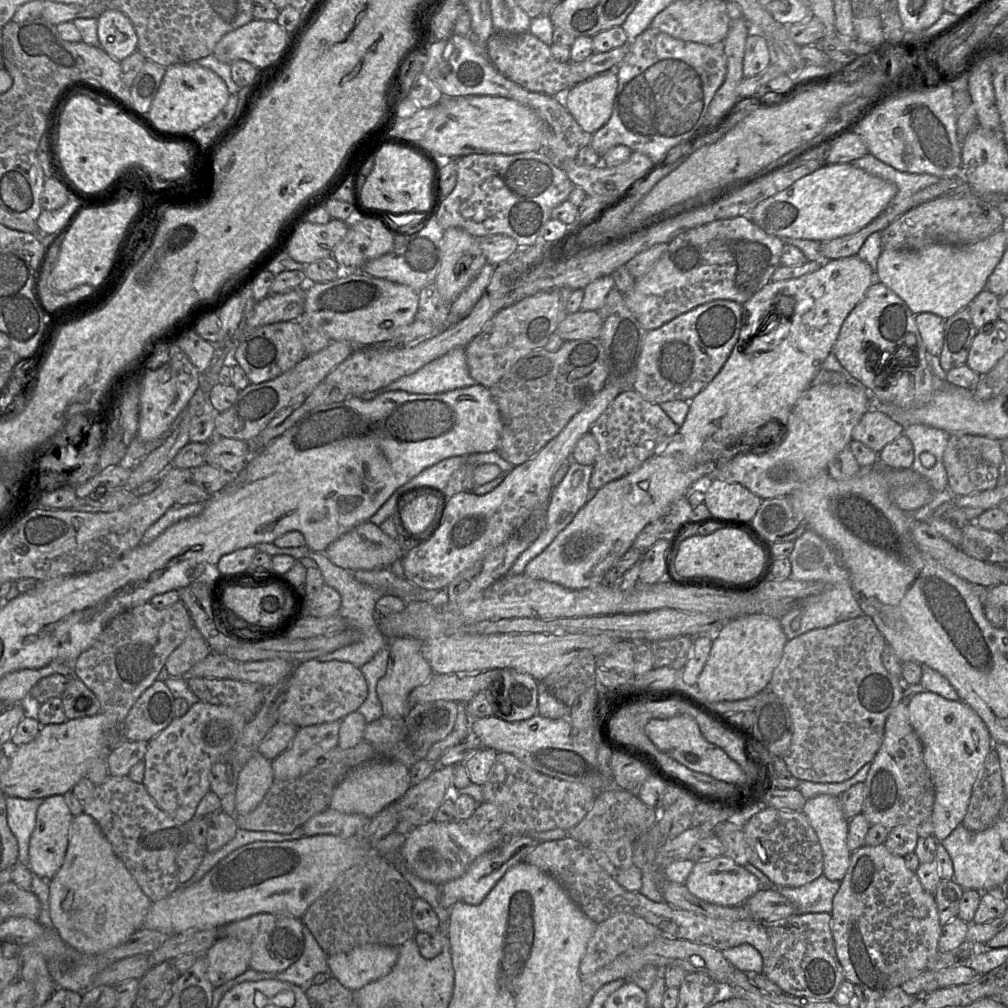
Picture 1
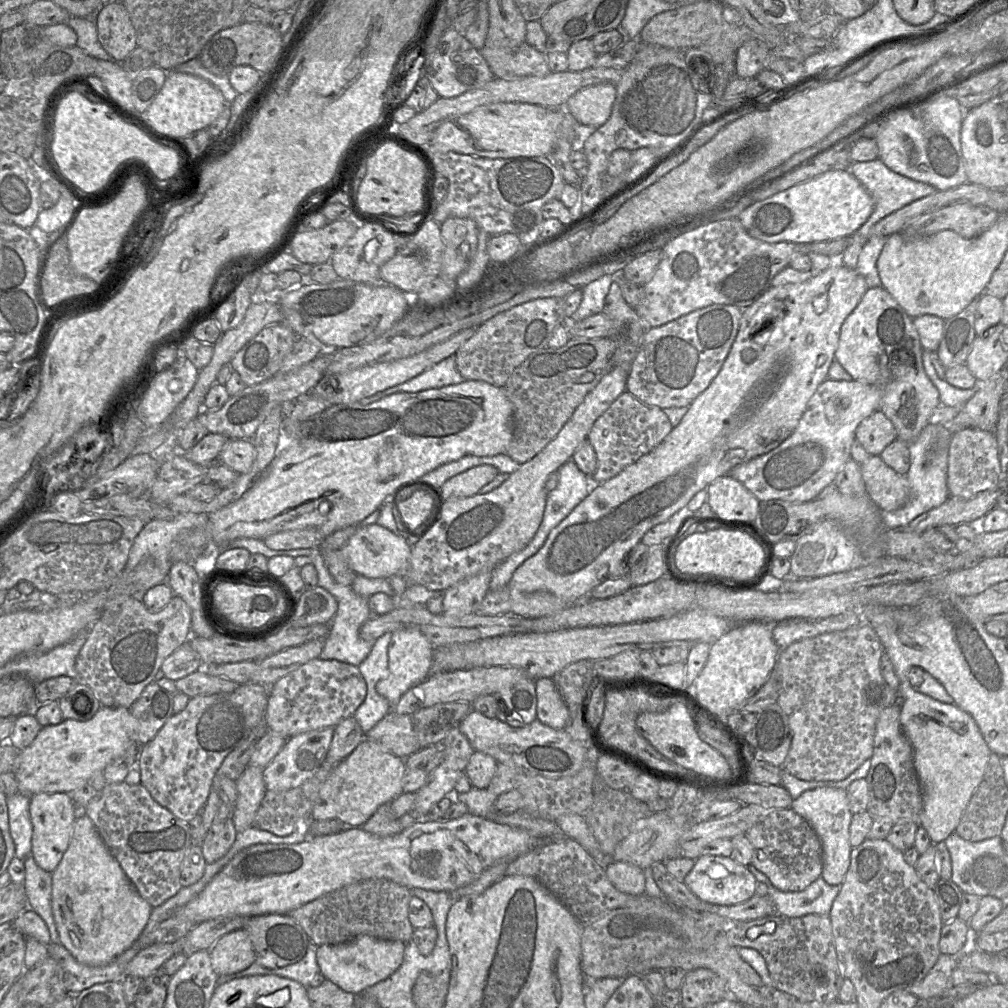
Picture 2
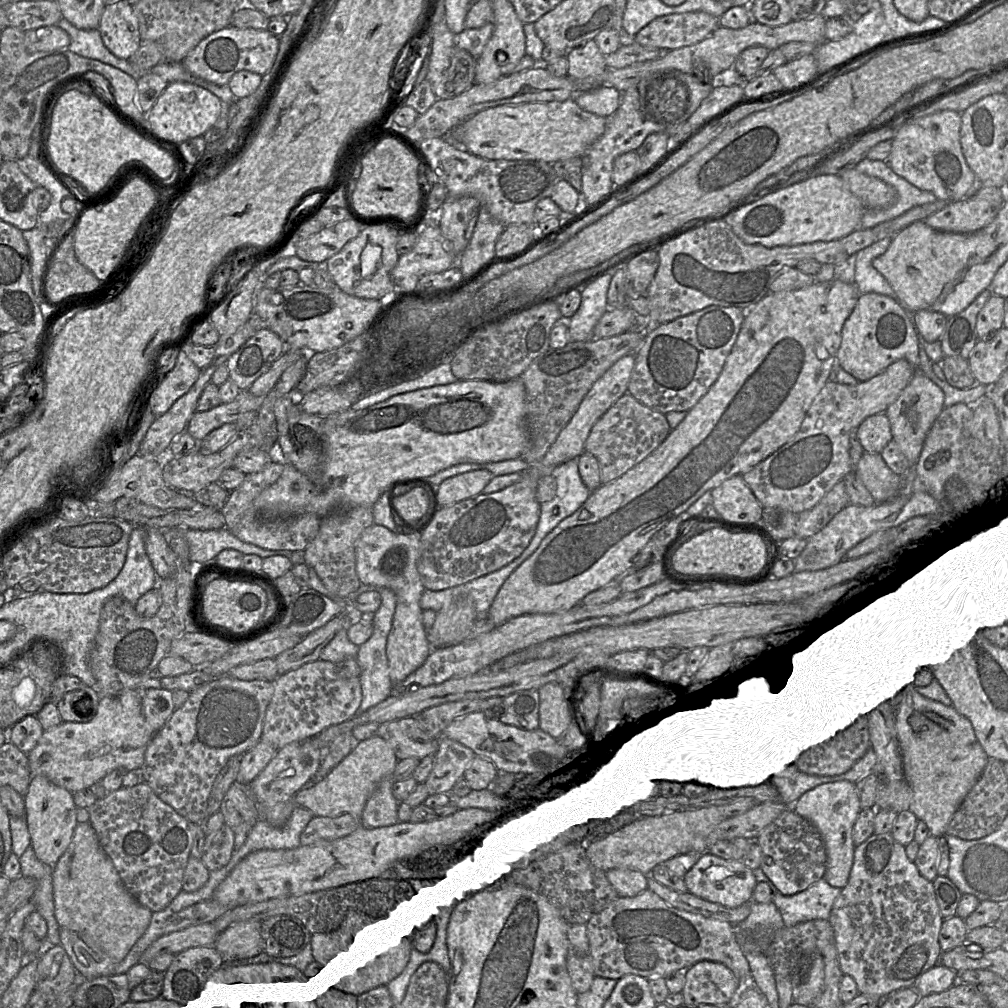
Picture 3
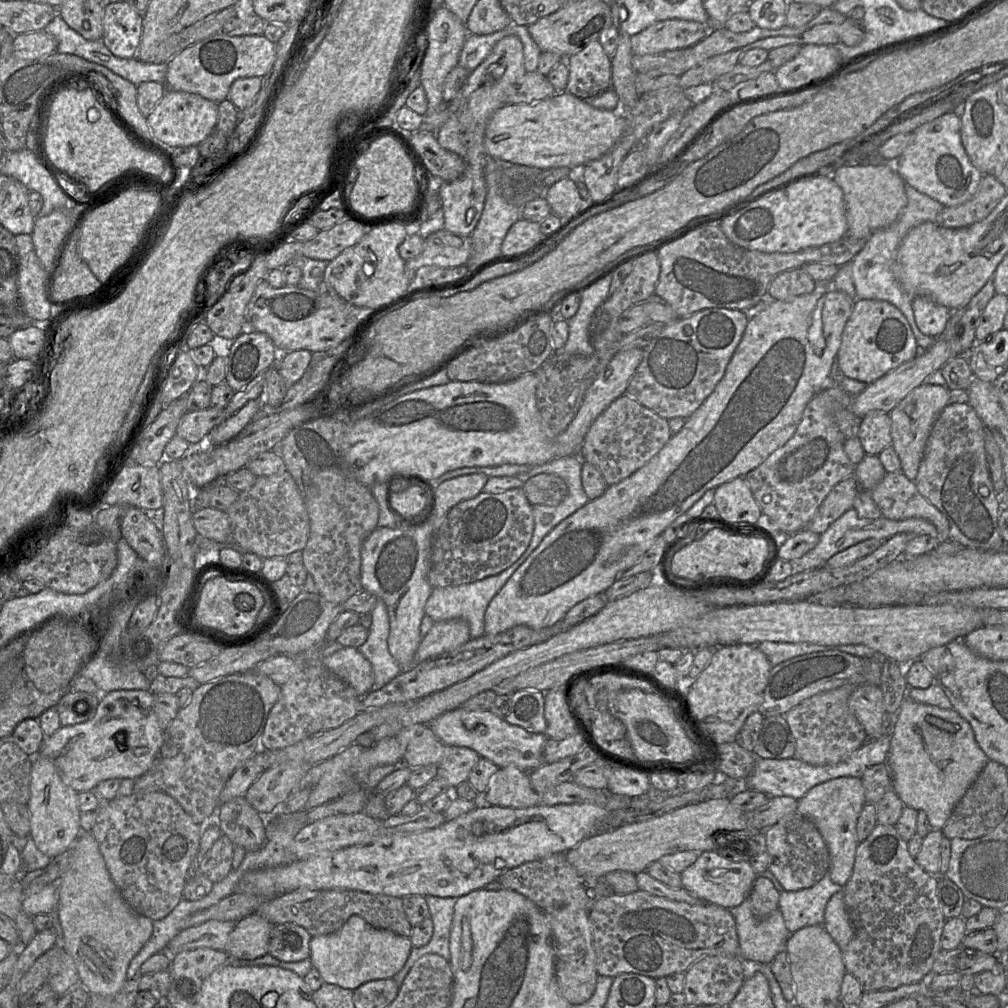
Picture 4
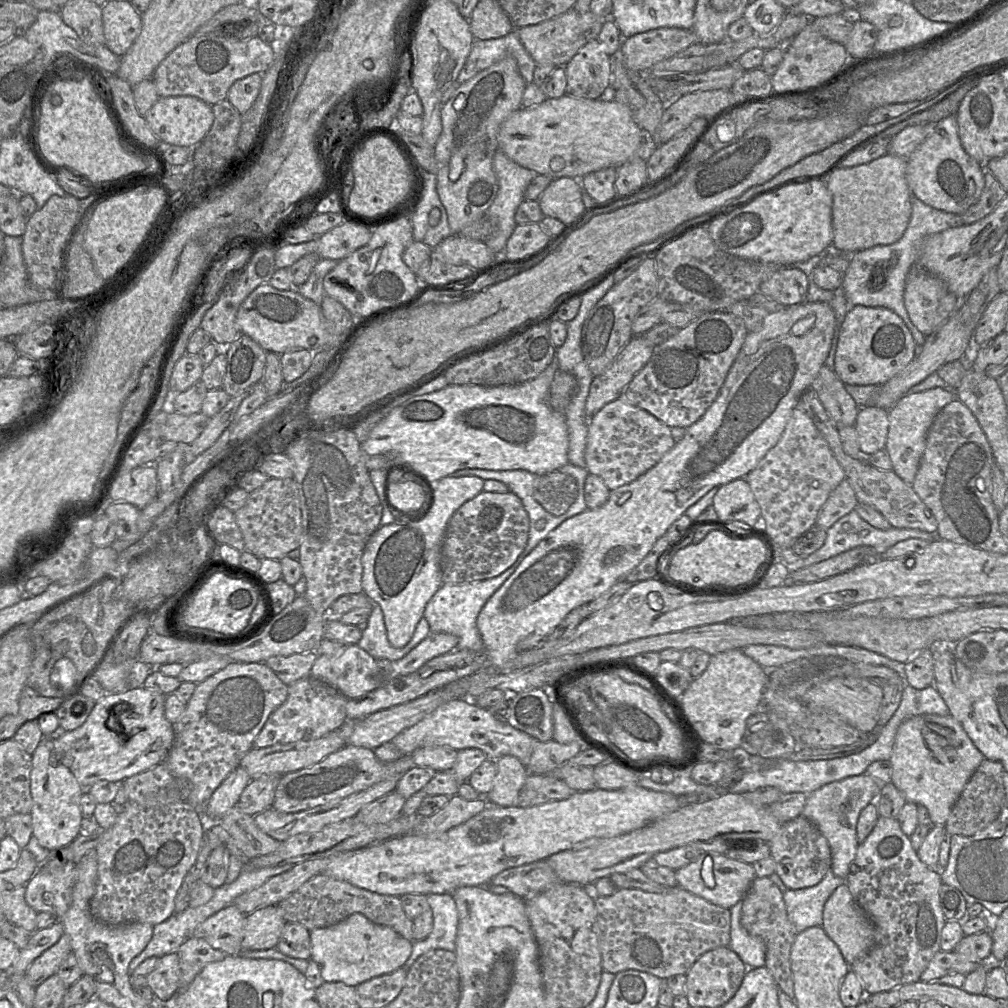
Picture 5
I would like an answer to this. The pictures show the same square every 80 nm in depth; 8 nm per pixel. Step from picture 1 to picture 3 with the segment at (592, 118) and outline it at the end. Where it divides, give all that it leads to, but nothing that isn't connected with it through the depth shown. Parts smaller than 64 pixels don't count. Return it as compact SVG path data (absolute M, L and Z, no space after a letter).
M601 85L595 89L577 93L574 96L578 106L601 117L610 117L619 107L620 91L611 85Z

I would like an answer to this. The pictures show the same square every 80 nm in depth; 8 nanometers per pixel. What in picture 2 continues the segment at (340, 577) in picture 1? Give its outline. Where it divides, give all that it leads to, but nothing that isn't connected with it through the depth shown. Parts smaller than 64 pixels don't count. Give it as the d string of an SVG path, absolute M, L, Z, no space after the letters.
M321 554L308 556L317 570L318 586L326 589L337 600L338 609L330 622L330 631L325 638L325 645L320 653L319 659L337 660L343 663L359 666L369 655L374 641L365 641L359 636L360 627L368 620L370 608L368 598L358 595L351 586L339 584L329 573Z

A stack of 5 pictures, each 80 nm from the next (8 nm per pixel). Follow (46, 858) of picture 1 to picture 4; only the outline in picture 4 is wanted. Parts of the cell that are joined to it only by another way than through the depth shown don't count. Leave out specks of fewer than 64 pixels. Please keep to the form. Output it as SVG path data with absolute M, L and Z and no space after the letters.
M38 753L32 757L30 799L30 834L36 847L51 859L69 849L81 833L78 792L64 783L57 768Z

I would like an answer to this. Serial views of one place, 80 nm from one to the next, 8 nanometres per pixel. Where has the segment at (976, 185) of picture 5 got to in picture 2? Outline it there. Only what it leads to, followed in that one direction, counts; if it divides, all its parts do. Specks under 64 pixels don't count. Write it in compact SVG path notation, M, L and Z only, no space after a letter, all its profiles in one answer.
M943 88L926 98L911 100L884 110L867 126L872 128L878 125L875 141L879 159L890 170L912 180L930 184L937 190L948 190L968 182L960 144L960 130L965 110L955 98L940 95L947 90L949 88Z

